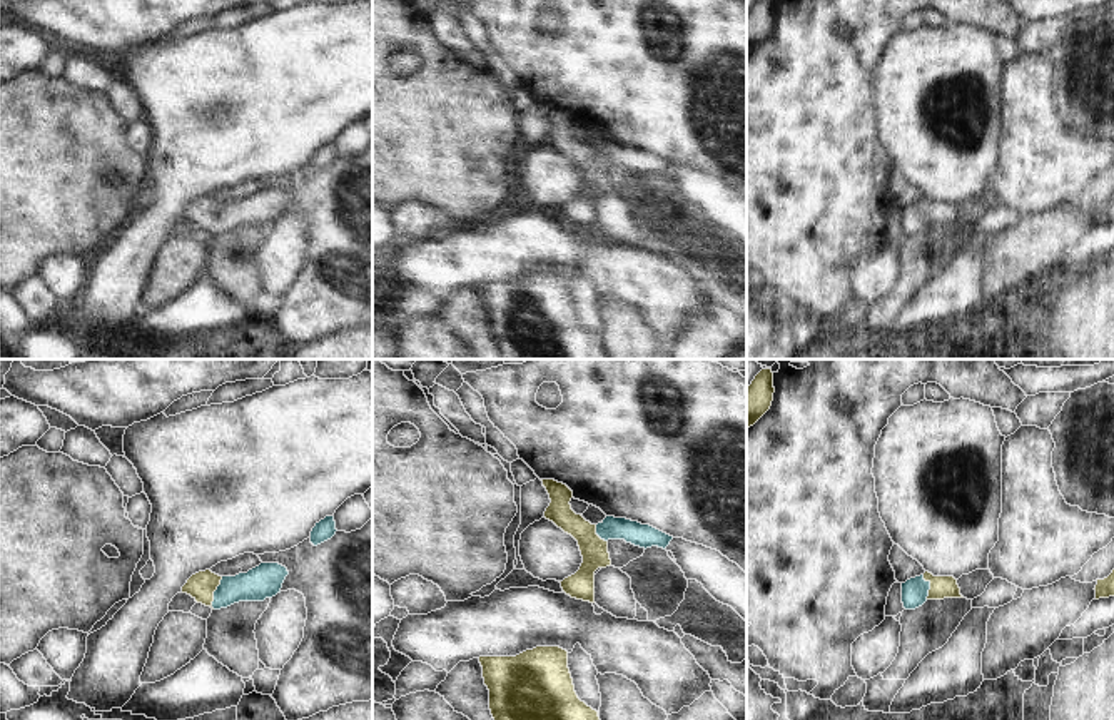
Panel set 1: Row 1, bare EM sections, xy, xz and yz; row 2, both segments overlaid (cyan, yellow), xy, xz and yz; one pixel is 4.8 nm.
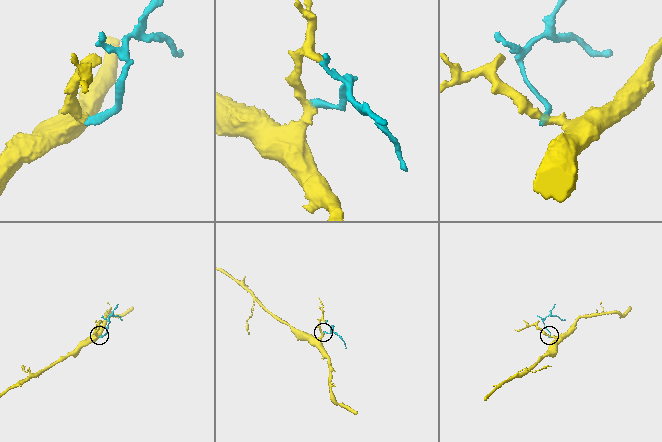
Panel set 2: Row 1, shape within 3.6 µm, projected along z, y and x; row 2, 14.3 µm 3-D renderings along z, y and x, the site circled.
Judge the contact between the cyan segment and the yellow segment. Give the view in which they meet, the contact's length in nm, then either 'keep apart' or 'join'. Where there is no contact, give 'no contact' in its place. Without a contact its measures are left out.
contact in xy; length 170 nm; join

